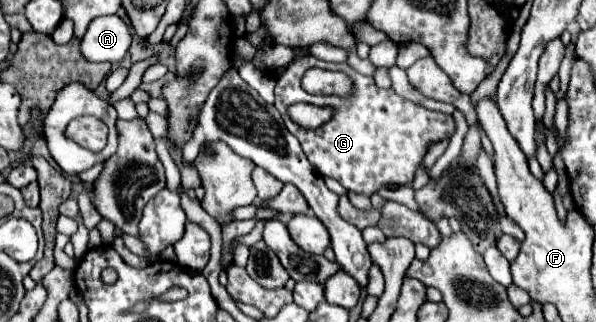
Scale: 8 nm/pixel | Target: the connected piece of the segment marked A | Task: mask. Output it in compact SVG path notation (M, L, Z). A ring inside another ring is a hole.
M99 16L89 24L81 40L81 52L89 62L119 62L129 46L131 32L119 16Z

